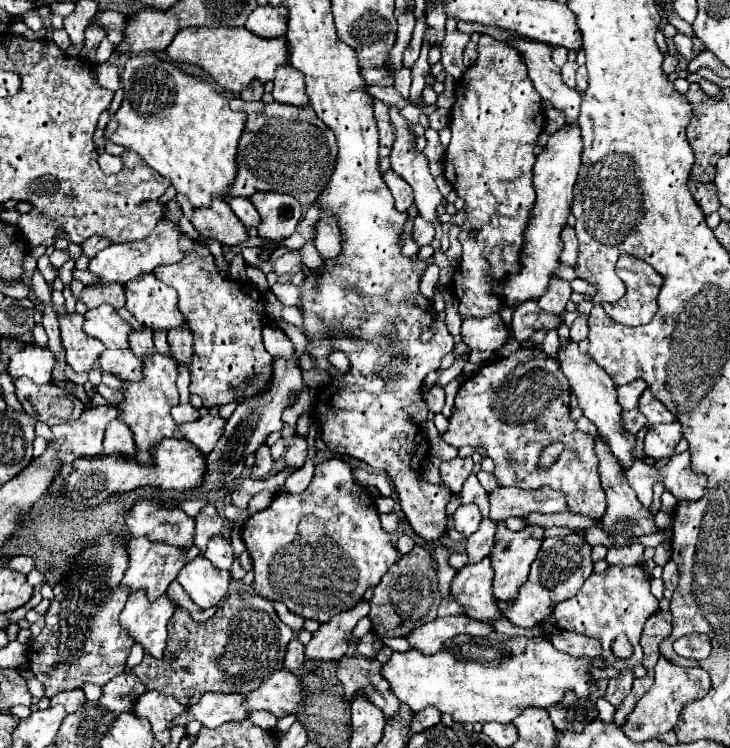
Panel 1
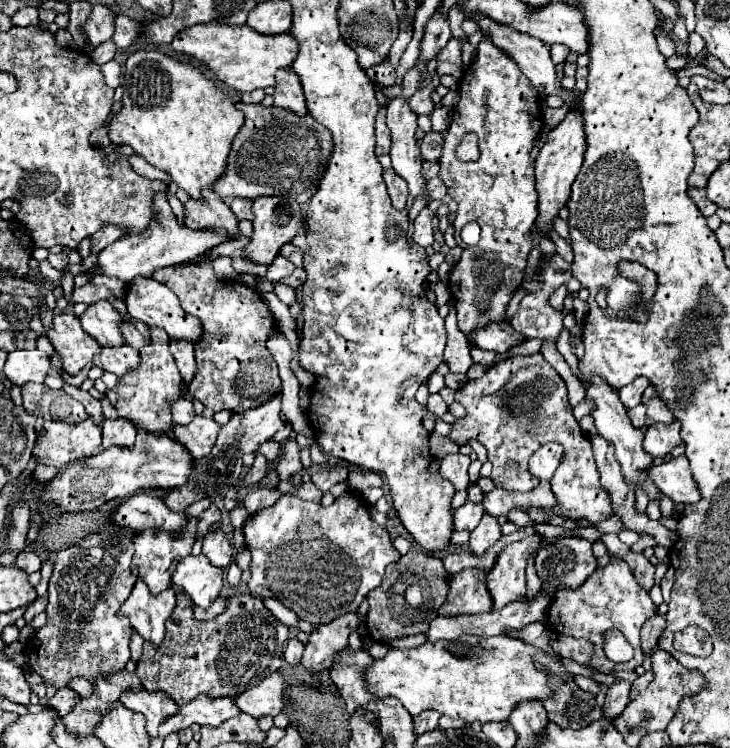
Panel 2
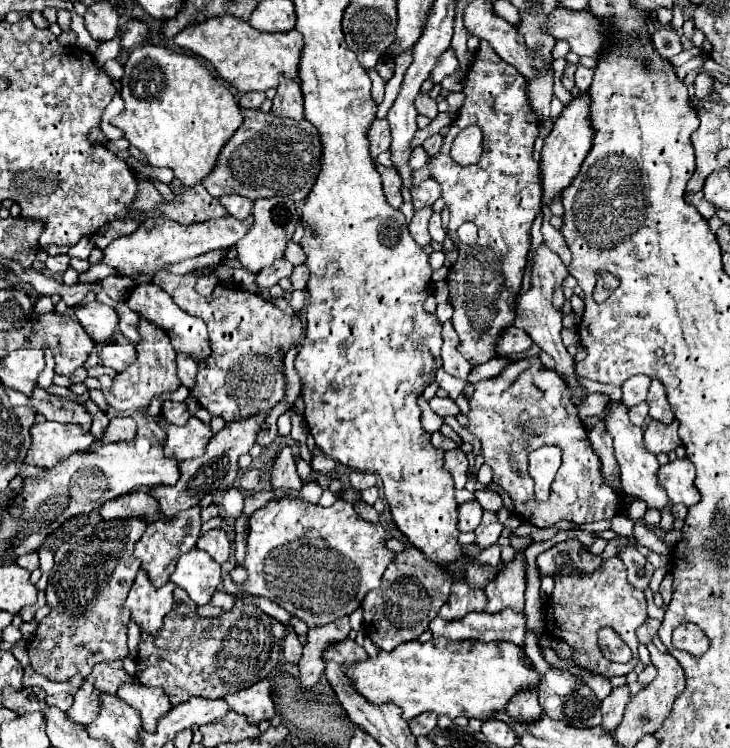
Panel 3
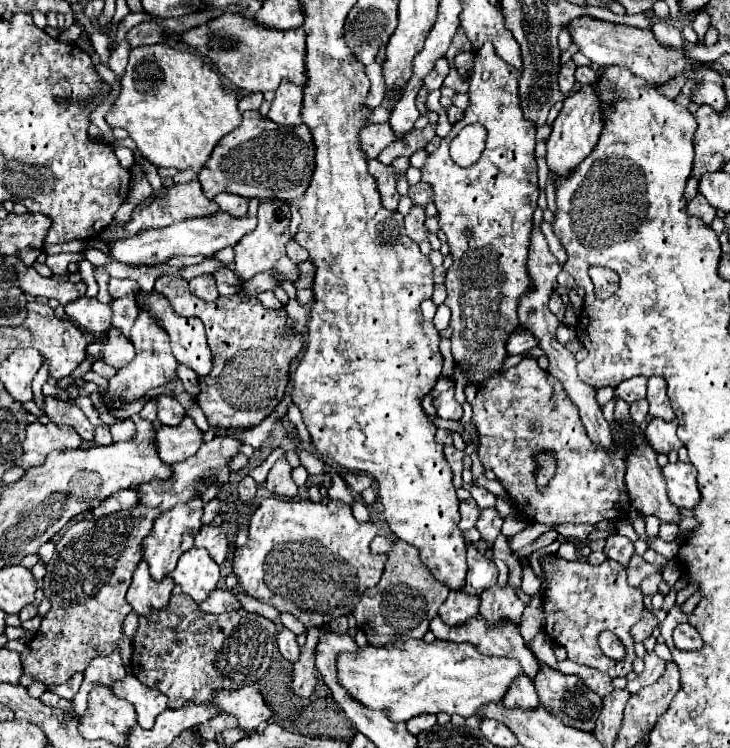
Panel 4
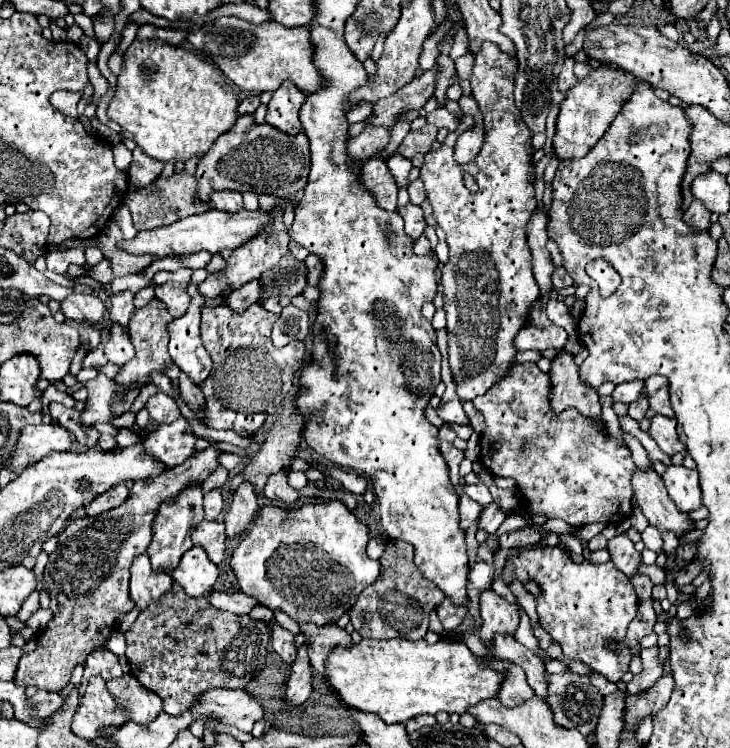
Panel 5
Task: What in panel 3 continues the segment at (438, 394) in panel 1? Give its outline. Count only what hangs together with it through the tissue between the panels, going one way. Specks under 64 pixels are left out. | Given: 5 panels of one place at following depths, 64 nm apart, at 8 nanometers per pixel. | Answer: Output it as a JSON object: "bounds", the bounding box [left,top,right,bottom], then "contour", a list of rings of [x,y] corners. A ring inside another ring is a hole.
{"bounds":[430,396,460,416],"contour":[[[434,396],[430,400],[430,408],[438,414],[438,416],[456,416],[460,412],[460,408],[456,408],[456,402],[452,398],[438,398]]]}

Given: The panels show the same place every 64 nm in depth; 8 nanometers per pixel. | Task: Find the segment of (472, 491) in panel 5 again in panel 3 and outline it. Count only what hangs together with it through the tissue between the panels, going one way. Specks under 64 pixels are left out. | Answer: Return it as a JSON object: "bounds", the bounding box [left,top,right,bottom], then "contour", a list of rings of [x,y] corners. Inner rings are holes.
{"bounds":[474,488,502,512],"contour":[[[488,488],[476,490],[474,496],[476,496],[478,504],[480,504],[484,510],[488,510],[488,512],[498,512],[498,510],[502,508],[502,498],[500,498],[496,492],[488,490]]]}

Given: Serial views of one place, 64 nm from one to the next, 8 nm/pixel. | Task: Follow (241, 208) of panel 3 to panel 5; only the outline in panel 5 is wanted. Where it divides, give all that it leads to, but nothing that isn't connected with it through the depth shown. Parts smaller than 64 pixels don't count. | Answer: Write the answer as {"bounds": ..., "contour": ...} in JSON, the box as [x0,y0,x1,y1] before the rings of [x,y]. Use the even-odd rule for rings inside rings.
{"bounds":[210,190,242,212],"contour":[[[216,190],[210,194],[210,202],[214,208],[218,210],[226,210],[226,212],[238,212],[238,208],[242,208],[242,194],[234,192],[234,190]]]}

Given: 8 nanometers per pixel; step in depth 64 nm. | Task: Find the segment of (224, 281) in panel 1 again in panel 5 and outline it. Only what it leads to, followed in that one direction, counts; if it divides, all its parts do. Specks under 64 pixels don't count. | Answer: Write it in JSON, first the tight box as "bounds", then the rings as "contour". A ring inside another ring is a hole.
{"bounds":[156,282,308,436],"contour":[[[166,282],[162,286],[156,286],[156,298],[168,306],[168,312],[174,318],[182,316],[190,302],[190,296],[186,294],[186,286],[182,286],[182,282]],[[258,302],[248,306],[242,316],[234,316],[224,304],[202,308],[202,342],[212,358],[212,372],[202,382],[206,394],[204,424],[218,430],[234,430],[240,436],[256,434],[270,414],[276,414],[284,398],[292,390],[296,372],[308,360],[302,342],[290,342],[284,348],[274,348],[270,330],[276,314],[264,310]]]}

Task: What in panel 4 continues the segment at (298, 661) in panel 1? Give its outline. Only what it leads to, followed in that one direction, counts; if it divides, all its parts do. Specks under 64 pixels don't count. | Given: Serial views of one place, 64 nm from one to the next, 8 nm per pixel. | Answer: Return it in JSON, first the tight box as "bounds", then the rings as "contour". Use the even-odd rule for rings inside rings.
{"bounds":[276,624,300,662],"contour":[[[278,624],[278,636],[276,636],[276,644],[278,644],[280,654],[282,654],[282,656],[284,656],[288,662],[298,660],[300,646],[296,644],[296,634],[294,634],[294,632],[290,632],[288,628],[284,628],[282,624]]]}

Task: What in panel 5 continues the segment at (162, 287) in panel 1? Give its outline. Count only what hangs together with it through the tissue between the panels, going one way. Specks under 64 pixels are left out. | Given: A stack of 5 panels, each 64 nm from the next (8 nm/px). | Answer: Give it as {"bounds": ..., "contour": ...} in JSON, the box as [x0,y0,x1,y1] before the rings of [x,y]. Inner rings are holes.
{"bounds":[170,304,212,384],"contour":[[[190,304],[182,318],[170,322],[170,358],[194,382],[200,384],[212,370],[212,360],[200,338],[200,304]]]}

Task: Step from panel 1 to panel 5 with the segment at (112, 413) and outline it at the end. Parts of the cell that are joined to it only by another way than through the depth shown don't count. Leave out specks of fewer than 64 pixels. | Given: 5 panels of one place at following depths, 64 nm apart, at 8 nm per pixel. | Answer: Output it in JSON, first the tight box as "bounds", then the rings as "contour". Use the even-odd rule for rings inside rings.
{"bounds":[8,424,72,474],"contour":[[[38,424],[38,426],[24,426],[14,452],[8,458],[8,466],[12,472],[20,474],[28,464],[34,464],[48,456],[50,452],[64,452],[72,444],[70,432],[66,428],[52,426],[52,424]]]}

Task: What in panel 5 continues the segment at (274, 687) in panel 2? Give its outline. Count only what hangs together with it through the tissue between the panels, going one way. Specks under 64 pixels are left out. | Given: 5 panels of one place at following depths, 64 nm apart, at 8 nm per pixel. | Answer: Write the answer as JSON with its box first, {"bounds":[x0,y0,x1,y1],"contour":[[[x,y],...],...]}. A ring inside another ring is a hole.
{"bounds":[190,688,264,732],"contour":[[[214,688],[214,690],[198,696],[196,704],[190,706],[190,712],[192,712],[194,720],[216,718],[216,720],[220,720],[228,726],[234,726],[242,732],[252,732],[252,724],[264,716],[264,712],[260,708],[260,702],[254,696],[250,696],[246,690],[222,690],[222,688]]]}

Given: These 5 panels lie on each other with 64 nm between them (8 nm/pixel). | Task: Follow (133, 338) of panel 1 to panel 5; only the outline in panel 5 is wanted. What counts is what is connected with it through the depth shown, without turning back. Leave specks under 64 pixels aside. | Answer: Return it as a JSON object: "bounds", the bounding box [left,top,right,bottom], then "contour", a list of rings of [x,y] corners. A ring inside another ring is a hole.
{"bounds":[110,290,134,324],"contour":[[[124,290],[124,292],[116,292],[112,298],[110,298],[110,320],[114,320],[116,324],[128,324],[132,312],[134,312],[134,294]]]}

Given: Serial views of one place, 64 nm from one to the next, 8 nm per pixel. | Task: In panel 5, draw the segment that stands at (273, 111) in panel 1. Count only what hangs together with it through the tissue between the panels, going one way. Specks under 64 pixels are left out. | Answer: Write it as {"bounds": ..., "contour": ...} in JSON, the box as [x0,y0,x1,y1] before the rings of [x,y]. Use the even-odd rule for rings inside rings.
{"bounds":[194,116,310,204],"contour":[[[240,116],[236,124],[224,132],[216,144],[210,146],[206,156],[200,158],[194,178],[198,178],[198,200],[206,204],[206,198],[214,190],[252,190],[256,194],[272,194],[280,198],[302,196],[310,172],[310,150],[304,132],[298,136],[286,136],[270,128],[268,124],[254,124],[252,116]]]}

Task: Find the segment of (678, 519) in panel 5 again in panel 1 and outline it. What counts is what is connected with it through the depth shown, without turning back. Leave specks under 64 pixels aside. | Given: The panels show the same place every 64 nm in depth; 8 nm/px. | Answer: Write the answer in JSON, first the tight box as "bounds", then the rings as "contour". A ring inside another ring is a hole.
{"bounds":[558,340,636,468],"contour":[[[572,340],[566,346],[560,346],[558,360],[560,360],[560,368],[562,368],[564,376],[570,380],[572,392],[578,396],[578,404],[584,410],[584,416],[590,422],[594,422],[598,428],[598,434],[608,440],[608,446],[612,448],[612,452],[618,458],[618,462],[622,464],[622,468],[630,468],[636,462],[636,454],[634,454],[636,436],[626,432],[622,426],[622,412],[624,410],[616,400],[616,384],[612,384],[610,376],[602,368],[596,368],[598,364],[594,364],[586,354],[580,354],[578,344]]]}

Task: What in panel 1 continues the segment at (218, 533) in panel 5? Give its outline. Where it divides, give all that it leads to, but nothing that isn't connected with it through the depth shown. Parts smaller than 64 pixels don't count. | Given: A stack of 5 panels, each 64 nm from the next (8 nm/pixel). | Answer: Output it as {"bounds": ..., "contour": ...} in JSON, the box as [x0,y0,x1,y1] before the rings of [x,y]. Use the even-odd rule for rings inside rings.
{"bounds":[204,536,232,570],"contour":[[[214,536],[208,546],[204,556],[218,568],[218,570],[228,570],[232,566],[232,544],[224,536]]]}

